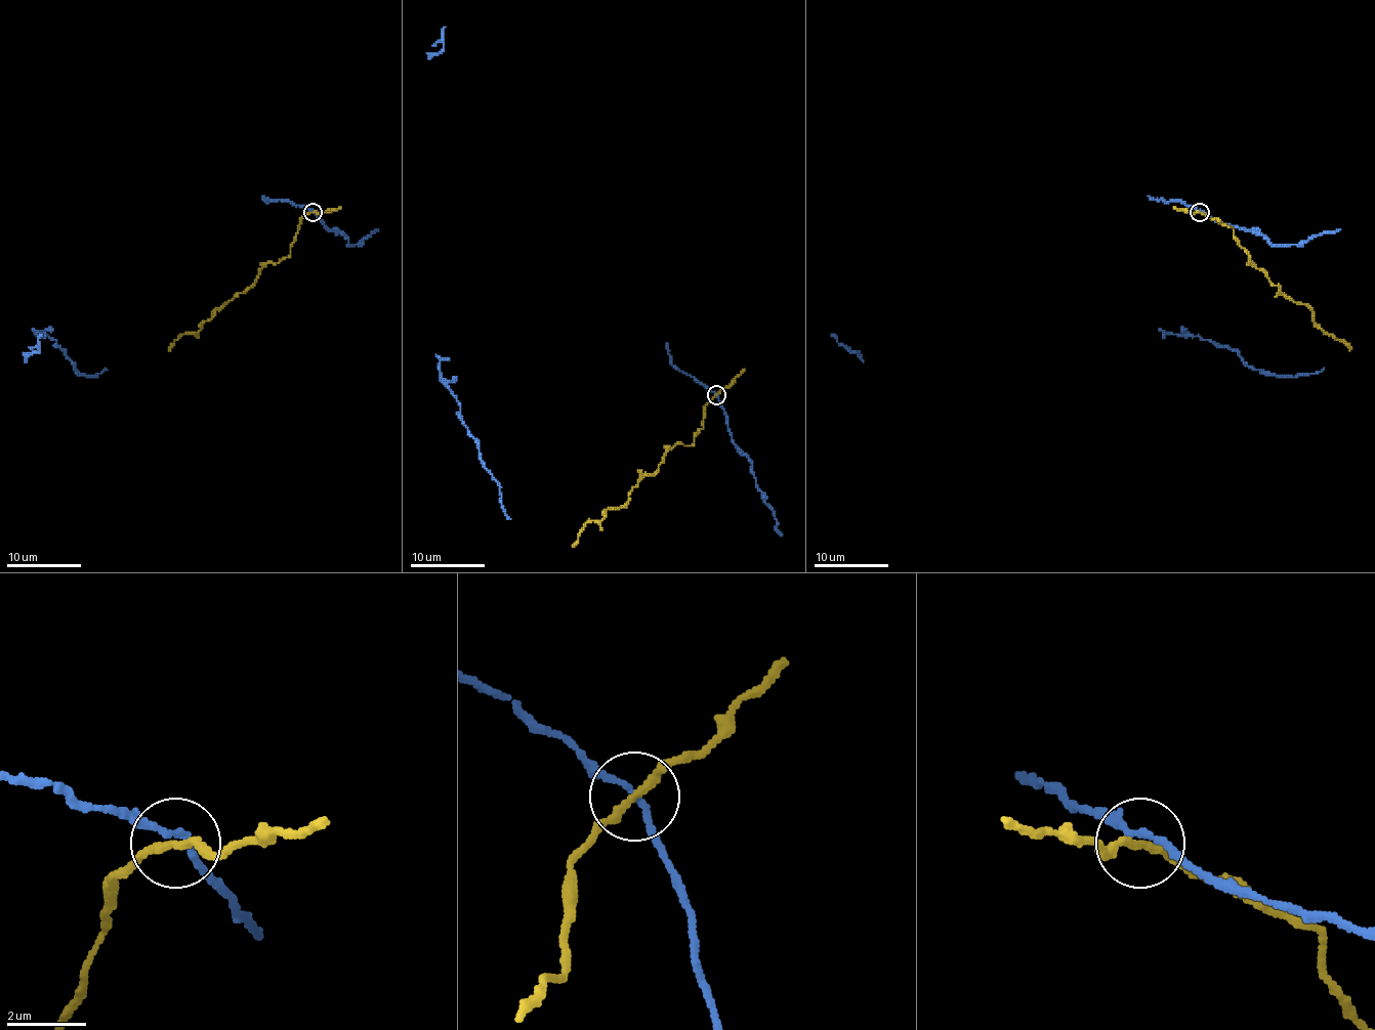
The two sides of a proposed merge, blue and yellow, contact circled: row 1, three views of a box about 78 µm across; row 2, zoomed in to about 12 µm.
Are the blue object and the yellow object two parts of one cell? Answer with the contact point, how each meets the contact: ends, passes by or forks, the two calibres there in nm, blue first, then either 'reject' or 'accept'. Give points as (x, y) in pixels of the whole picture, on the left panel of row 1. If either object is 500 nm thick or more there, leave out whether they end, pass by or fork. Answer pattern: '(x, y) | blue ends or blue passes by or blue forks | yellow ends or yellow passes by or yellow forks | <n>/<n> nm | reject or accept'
(313, 212) | blue passes by | yellow passes by | 150/200 nm | accept

